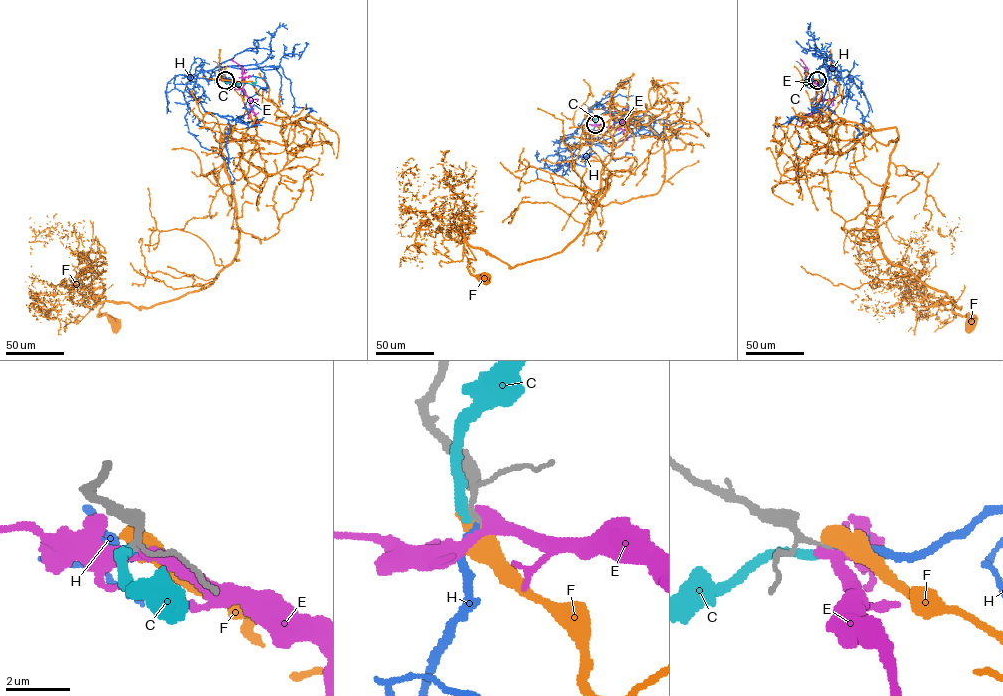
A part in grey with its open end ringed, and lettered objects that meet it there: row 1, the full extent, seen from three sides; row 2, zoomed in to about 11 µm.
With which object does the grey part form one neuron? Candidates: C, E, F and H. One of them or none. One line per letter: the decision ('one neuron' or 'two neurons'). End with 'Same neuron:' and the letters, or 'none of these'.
C: two neurons
E: two neurons
F: two neurons
H: one neuron
Same neuron: H

